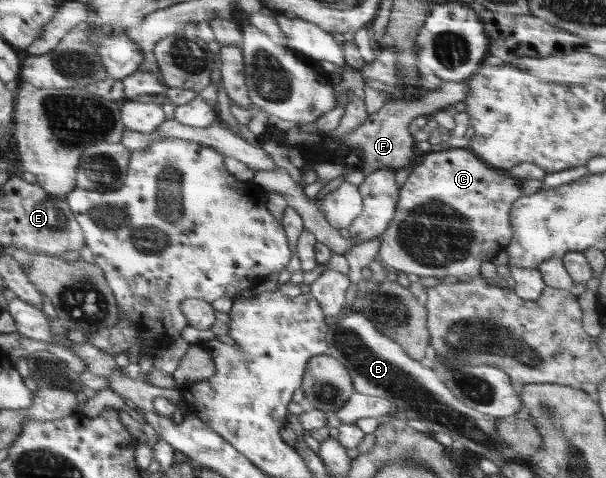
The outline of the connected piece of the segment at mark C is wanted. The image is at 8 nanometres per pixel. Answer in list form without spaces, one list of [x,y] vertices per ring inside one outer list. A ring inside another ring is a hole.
[[[450,148],[449,150],[441,150],[439,152],[430,152],[423,157],[422,161],[411,169],[410,175],[403,183],[403,186],[399,188],[399,198],[396,208],[396,213],[386,228],[386,232],[382,234],[382,245],[380,245],[379,256],[383,263],[392,266],[395,270],[405,272],[408,275],[416,275],[418,277],[434,277],[442,279],[444,277],[456,277],[456,278],[472,278],[479,277],[481,274],[481,266],[484,263],[492,262],[496,255],[500,254],[511,243],[512,240],[512,226],[510,221],[510,210],[512,204],[521,195],[521,181],[508,175],[507,172],[496,168],[485,160],[482,160],[478,155],[472,152],[470,149],[462,148]]]

